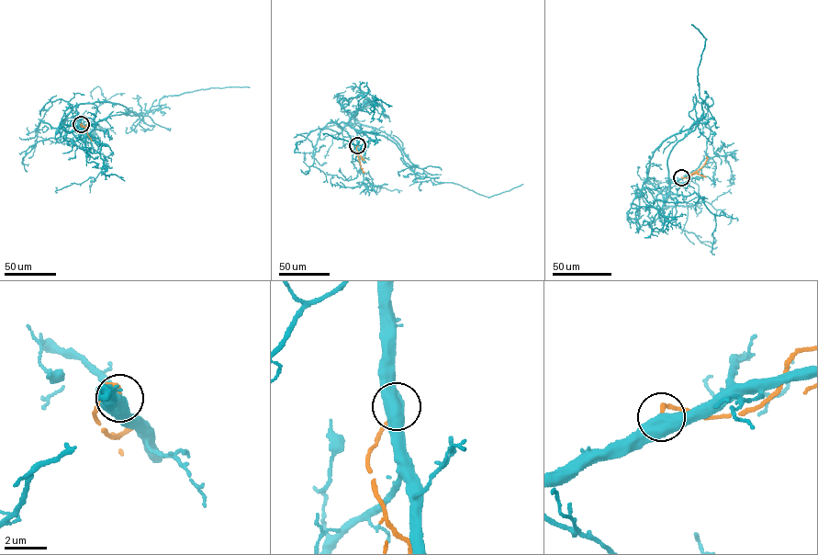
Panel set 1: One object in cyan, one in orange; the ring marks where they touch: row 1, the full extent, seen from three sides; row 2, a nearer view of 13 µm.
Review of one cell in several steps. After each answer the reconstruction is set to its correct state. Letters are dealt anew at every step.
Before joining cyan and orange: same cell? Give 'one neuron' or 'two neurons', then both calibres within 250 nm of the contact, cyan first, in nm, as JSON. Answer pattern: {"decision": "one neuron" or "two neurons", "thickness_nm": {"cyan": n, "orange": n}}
{"decision": "two neurons", "thickness_nm": {"cyan": 600, "orange": 200}}

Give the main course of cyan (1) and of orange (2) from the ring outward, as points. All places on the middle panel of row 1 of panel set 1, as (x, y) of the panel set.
1: (357, 145), (357, 133), (351, 127), (393, 141), (415, 174), (458, 184), (487, 197), (523, 184)
2: (357, 145), (358, 158), (364, 172)

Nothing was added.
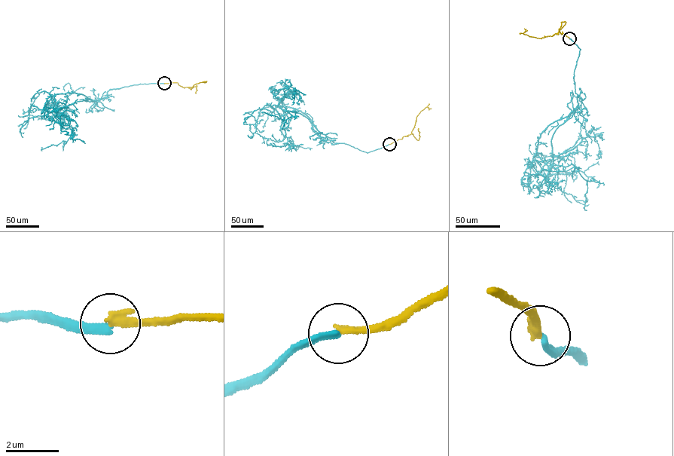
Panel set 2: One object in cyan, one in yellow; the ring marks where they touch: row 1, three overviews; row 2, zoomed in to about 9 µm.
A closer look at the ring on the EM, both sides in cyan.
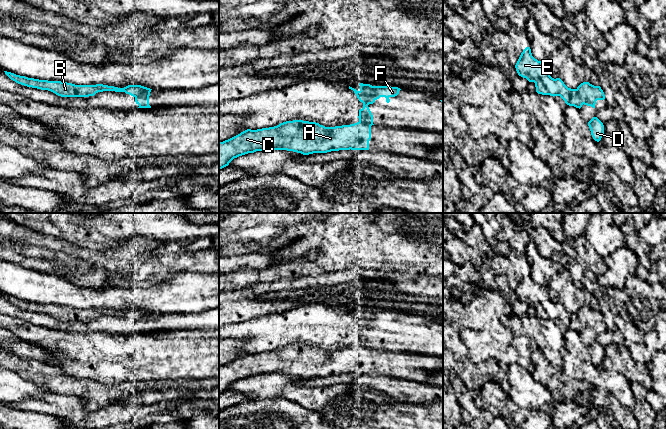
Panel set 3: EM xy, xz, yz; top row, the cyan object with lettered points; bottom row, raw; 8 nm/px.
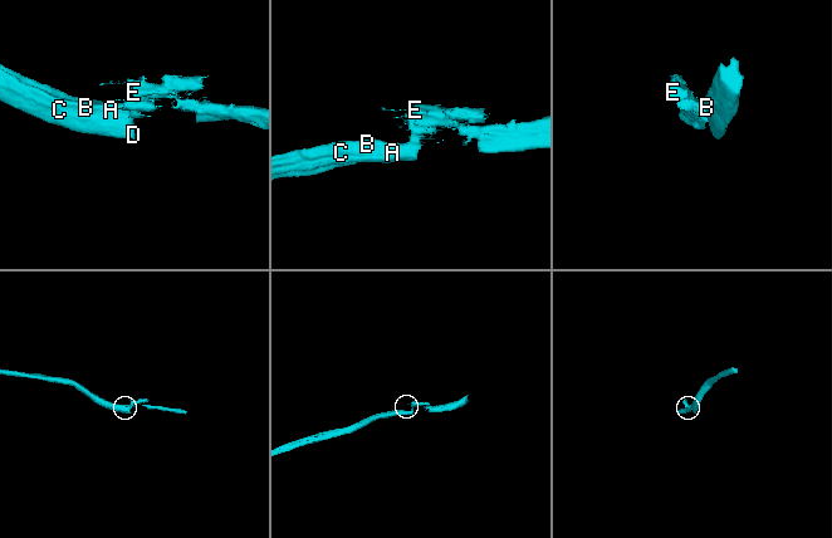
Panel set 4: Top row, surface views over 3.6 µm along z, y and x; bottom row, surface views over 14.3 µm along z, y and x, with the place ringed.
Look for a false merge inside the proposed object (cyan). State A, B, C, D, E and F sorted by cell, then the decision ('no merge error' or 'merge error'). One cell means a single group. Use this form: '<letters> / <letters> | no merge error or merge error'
A B C D / E F | merge error

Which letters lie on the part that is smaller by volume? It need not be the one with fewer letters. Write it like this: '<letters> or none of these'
E, F

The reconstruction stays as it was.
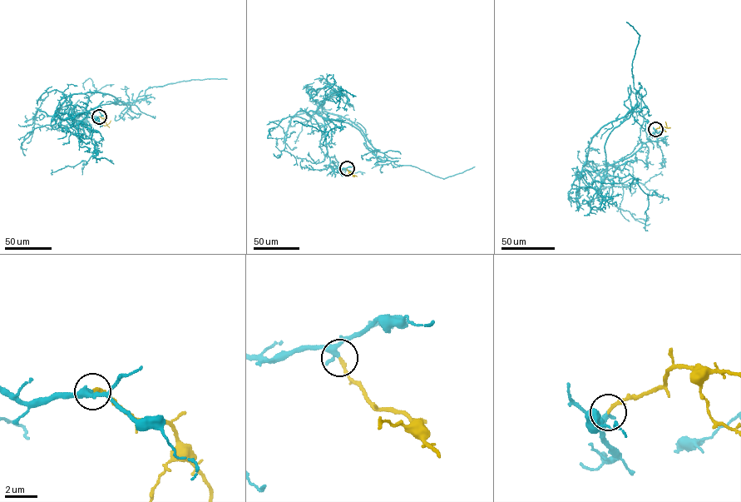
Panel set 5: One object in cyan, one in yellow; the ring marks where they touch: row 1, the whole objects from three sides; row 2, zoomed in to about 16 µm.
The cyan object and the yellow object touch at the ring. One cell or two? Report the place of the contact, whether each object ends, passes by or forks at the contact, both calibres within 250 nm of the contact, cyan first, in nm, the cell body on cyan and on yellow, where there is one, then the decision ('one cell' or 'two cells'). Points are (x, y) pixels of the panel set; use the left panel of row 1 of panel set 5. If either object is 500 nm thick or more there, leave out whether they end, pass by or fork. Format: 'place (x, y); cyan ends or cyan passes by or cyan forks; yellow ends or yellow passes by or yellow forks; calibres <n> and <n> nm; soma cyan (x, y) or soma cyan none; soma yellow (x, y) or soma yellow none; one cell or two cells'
place (99, 116); cyan passes by; yellow ends; calibres 320 and 200 nm; soma cyan none; soma yellow none; one cell

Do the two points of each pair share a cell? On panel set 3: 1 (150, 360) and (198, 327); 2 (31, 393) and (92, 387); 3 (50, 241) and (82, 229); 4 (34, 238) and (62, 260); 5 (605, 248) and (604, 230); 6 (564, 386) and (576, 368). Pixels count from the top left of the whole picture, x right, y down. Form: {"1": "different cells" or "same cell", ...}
{"1": "different cells", "2": "different cells", "3": "different cells", "4": "different cells", "5": "same cell", "6": "different cells"}

